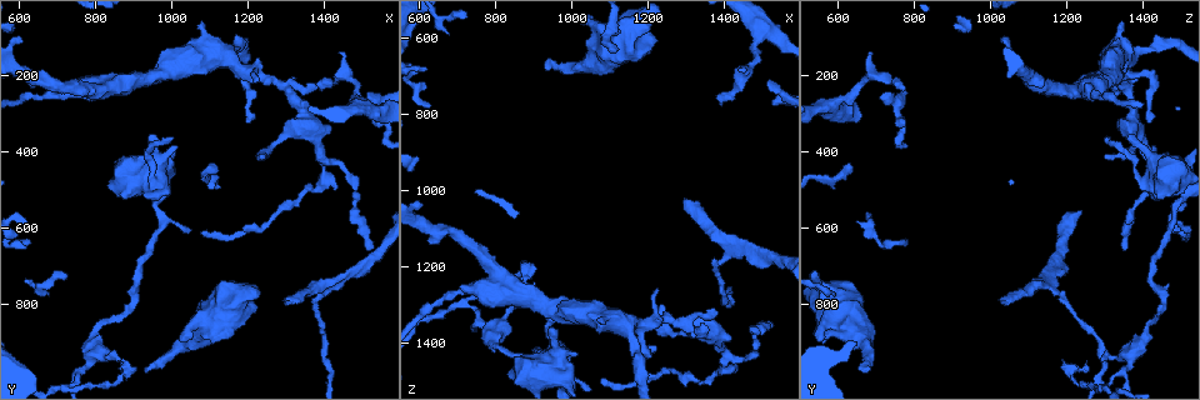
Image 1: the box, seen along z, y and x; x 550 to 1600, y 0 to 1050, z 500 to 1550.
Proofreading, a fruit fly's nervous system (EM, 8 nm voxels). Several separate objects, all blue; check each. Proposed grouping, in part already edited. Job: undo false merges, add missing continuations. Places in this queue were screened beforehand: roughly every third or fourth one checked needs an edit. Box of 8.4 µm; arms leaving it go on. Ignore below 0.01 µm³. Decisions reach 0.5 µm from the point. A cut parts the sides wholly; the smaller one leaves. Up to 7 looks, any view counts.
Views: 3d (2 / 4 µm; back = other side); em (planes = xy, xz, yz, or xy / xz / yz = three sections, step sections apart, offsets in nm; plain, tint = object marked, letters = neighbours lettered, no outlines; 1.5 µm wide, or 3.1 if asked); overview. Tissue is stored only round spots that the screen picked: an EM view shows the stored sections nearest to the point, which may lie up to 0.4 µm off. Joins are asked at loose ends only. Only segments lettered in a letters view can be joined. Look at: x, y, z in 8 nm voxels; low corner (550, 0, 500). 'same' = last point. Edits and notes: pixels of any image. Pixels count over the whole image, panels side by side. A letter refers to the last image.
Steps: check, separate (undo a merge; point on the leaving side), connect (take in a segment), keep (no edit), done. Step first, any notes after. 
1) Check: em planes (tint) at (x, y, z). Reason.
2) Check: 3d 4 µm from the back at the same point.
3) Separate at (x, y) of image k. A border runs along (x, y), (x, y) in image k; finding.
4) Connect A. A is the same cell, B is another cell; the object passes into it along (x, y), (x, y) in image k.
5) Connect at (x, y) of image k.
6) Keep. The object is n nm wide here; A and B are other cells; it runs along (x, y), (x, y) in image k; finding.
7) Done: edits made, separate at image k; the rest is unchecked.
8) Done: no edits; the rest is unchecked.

Check: 3d 4 µm at (855, 950, 1295). An open end.

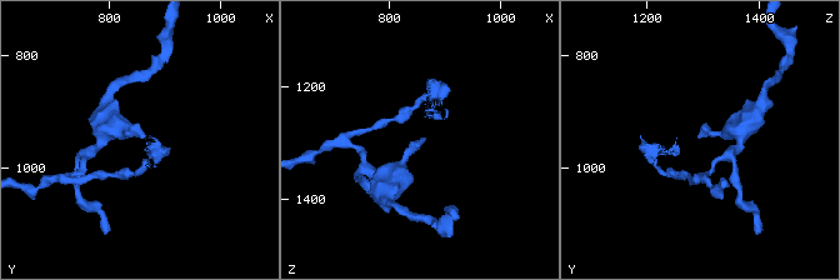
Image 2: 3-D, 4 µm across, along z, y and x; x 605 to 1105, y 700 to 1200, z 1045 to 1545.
Check: em planes (letters) at (865, 945, 1290).

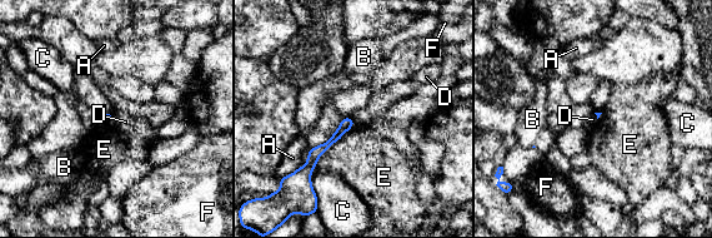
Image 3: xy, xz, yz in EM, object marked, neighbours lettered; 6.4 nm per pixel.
Keep. A, B, C, D, E and F are other cells; it runs along (350, 120), (312, 158), (306, 175) in image 3; no lettered segment goes on from it.

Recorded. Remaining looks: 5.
Check: em yz step 8 (letters) at (1290, 790, 1025). Branch stops here.

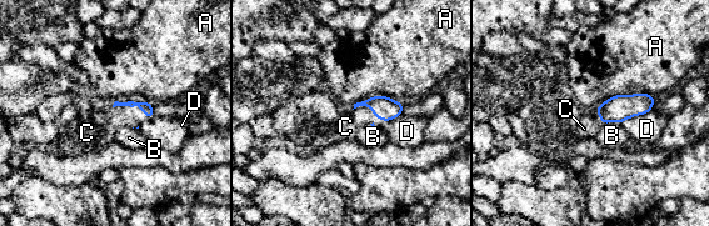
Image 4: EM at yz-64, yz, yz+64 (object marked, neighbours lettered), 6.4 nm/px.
Check: em planes (letters) at the same point.

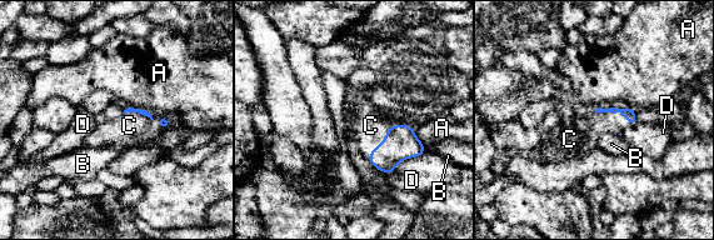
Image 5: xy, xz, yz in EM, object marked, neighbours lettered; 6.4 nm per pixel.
Connect C. C is the same cell, A, B and D are other cells; the object passes into it along (629, 114), (614, 113), (583, 134) in image 5; it goes on there.

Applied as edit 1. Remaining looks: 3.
Check: em yz step 8 (letters) at (925, 980, 670). Free end.

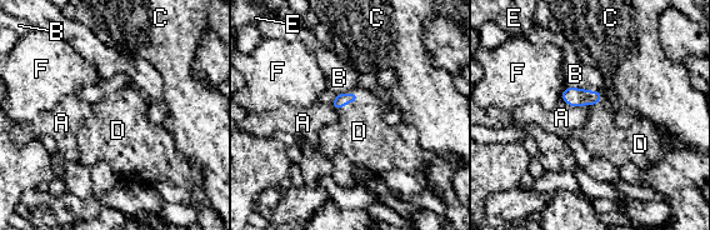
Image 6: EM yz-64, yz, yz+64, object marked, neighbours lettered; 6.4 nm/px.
Check: em planes (letters) at the same point. Cut it another way.

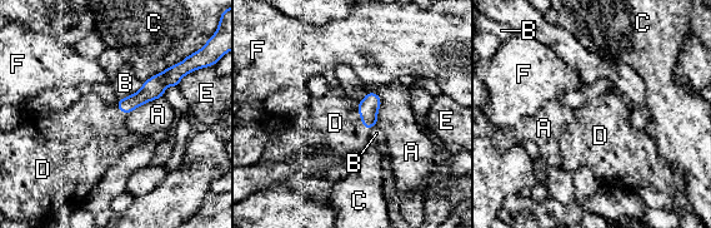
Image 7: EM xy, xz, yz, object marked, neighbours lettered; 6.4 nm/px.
Connect D. D is the same cell, A, B, C, E and F are other cells; the object passes into it along (367, 108), (361, 122), (335, 123) in image 7; it goes on there.

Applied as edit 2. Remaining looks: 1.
Done: edits made, connect at image 5, connect at image 7; the rest is unchecked.

